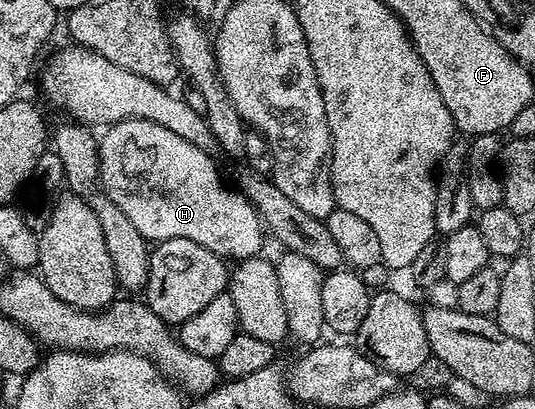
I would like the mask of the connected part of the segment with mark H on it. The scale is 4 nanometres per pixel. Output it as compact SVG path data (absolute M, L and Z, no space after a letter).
M123 119L112 124L109 131L99 139L99 158L101 161L101 188L127 213L127 218L134 223L135 229L154 240L183 237L211 249L211 253L221 256L226 261L251 259L262 254L261 233L263 224L258 208L232 186L225 187L221 175L217 172L214 156L195 149L191 141L183 141L176 133L171 133L163 125L146 119Z

